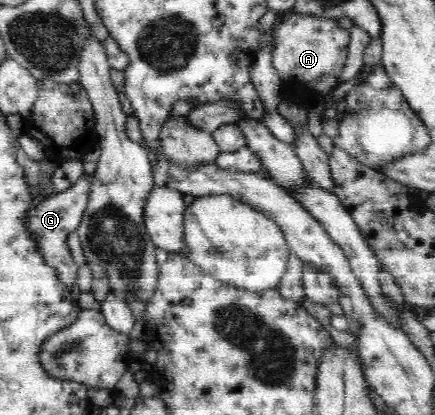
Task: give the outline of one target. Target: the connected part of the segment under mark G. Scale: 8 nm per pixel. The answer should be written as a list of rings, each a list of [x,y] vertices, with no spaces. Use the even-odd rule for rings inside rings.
[[[82,175],[69,189],[52,193],[45,198],[38,198],[34,207],[27,213],[28,229],[38,243],[38,249],[44,257],[44,262],[56,269],[61,283],[74,284],[77,279],[78,265],[70,256],[66,238],[70,232],[78,228],[88,205],[88,192],[92,188],[92,175]]]

